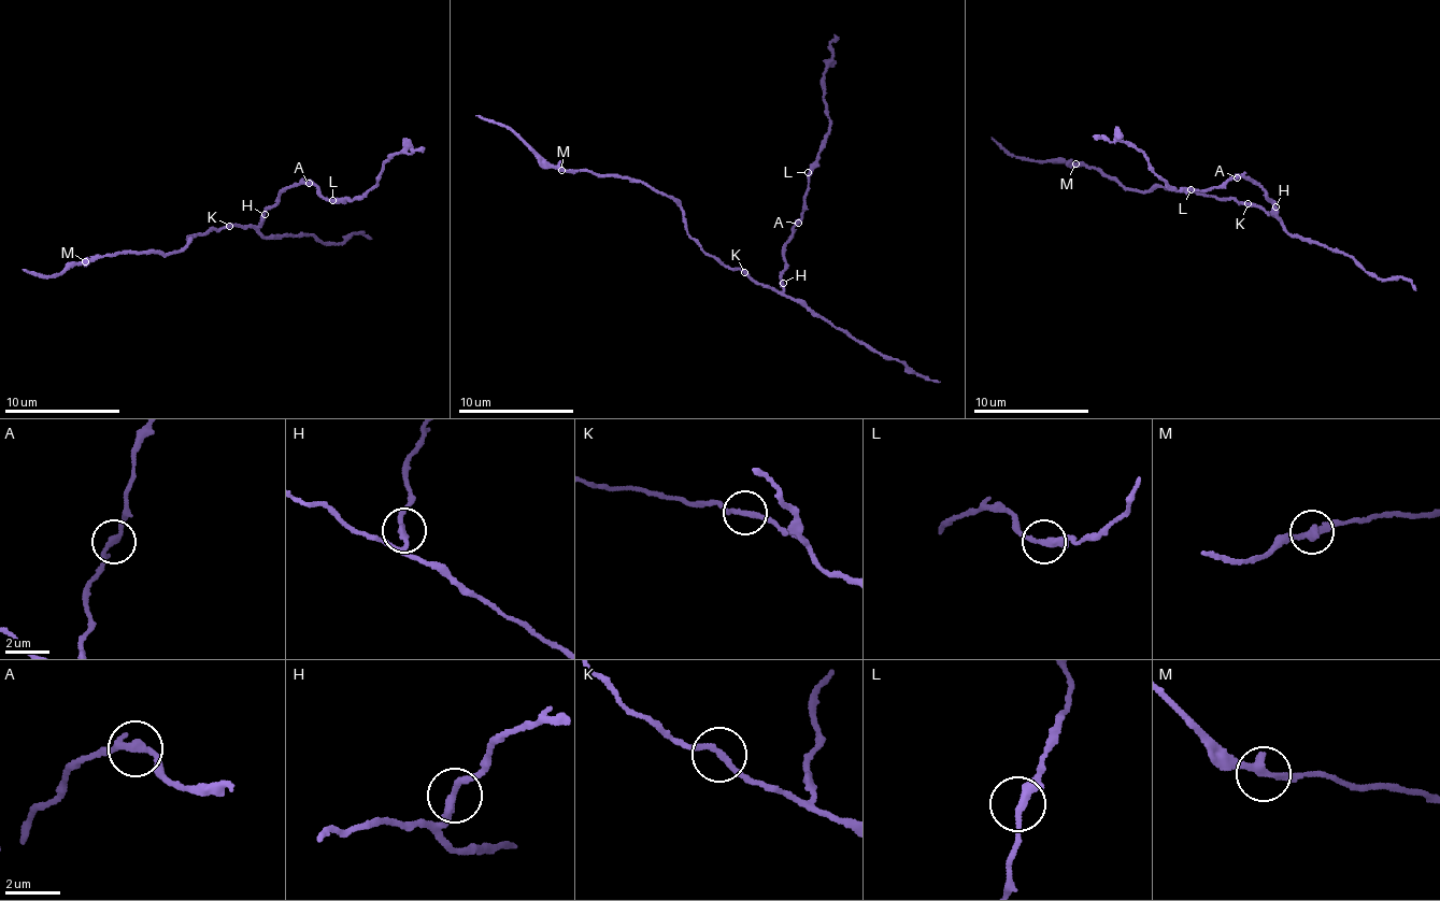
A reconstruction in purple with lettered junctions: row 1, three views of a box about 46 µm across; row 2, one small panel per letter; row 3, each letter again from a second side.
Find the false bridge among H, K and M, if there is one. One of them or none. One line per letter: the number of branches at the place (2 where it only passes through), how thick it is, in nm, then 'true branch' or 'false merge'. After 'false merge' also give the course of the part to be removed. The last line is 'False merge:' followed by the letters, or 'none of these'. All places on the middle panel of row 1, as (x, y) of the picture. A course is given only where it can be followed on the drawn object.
H: branches 2; calibre 280 nm; false merge; course (783, 282), (783, 253), (803, 211), (809, 170), (830, 119), (823, 87), (838, 36)
K: branches 2; calibre 200 nm; true branch
M: branches 2; calibre 280 nm; true branch
False merge: H

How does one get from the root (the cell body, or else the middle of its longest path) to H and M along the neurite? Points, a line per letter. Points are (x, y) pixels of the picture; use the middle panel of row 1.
H: (744, 269), (758, 283), (775, 290), (783, 282)
M: (744, 269), (725, 268), (706, 253), (688, 233), (684, 211), (665, 194), (617, 176), (561, 170)

